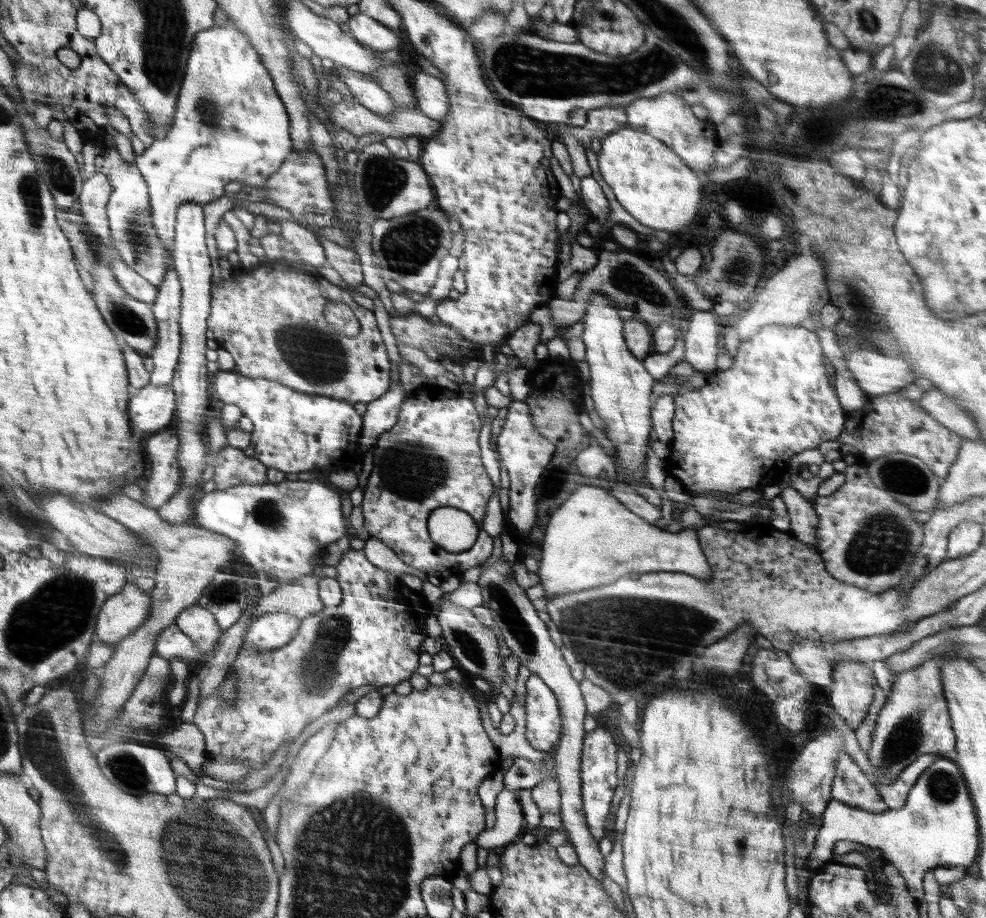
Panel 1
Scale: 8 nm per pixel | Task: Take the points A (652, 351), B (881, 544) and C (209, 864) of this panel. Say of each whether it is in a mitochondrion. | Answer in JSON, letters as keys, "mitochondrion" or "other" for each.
{"A":"other","B":"mitochondrion","C":"mitochondrion"}

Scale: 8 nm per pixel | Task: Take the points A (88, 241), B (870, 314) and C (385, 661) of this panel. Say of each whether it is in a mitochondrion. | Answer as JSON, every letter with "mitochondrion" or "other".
{"A":"mitochondrion","B":"mitochondrion","C":"other"}

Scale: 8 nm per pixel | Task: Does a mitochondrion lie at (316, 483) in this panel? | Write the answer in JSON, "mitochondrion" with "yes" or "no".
{"mitochondrion":"no"}

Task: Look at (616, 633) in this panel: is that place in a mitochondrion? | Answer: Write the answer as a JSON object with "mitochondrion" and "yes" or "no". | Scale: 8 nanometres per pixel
{"mitochondrion":"yes"}

